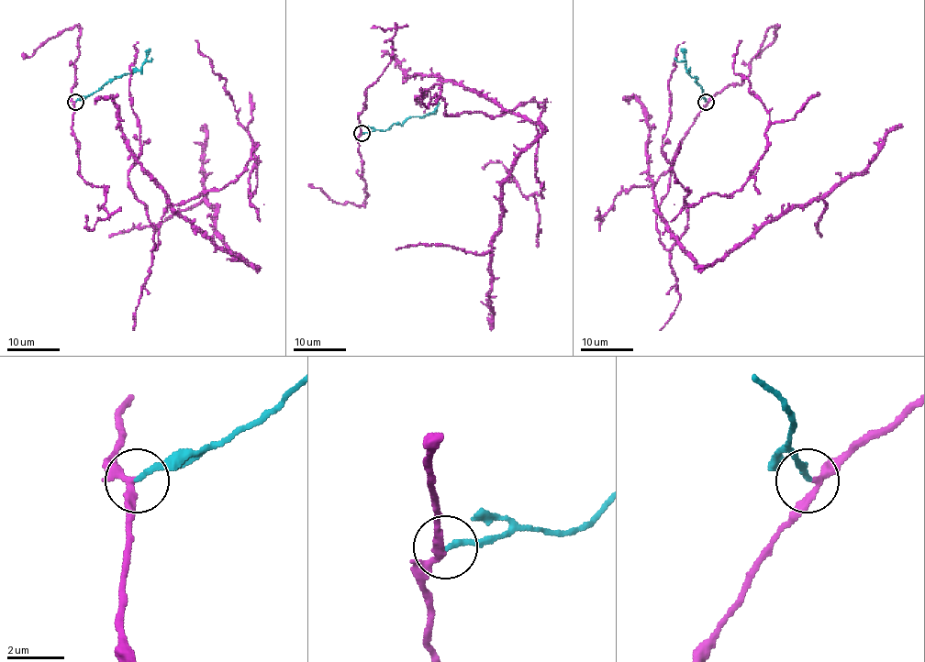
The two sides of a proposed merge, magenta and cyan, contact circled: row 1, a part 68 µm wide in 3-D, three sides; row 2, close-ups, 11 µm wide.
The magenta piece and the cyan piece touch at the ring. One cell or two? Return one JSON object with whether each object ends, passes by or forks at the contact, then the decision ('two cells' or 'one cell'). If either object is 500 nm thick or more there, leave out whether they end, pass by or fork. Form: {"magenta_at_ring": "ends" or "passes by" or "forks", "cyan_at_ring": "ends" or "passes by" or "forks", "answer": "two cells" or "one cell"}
{"magenta_at_ring": "passes by", "cyan_at_ring": "ends", "answer": "two cells"}

